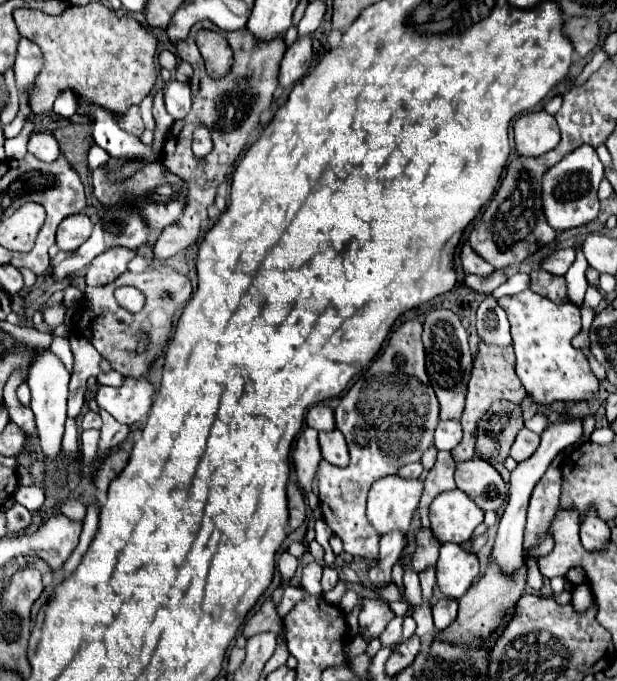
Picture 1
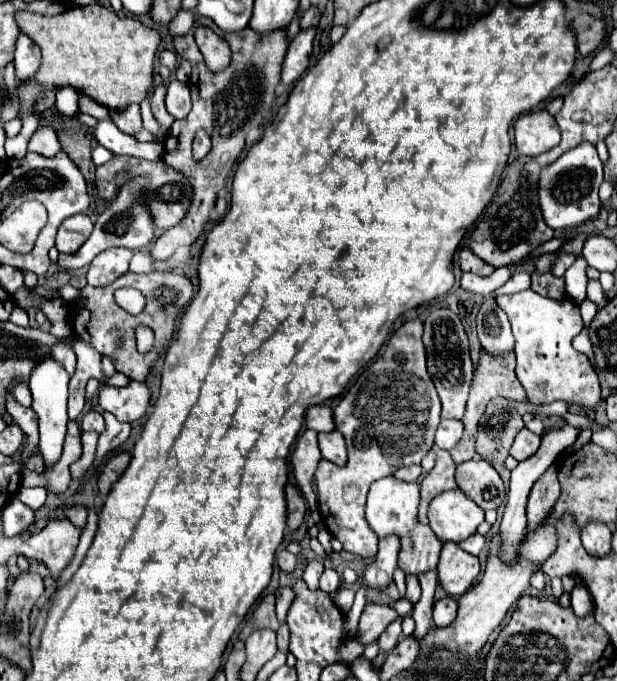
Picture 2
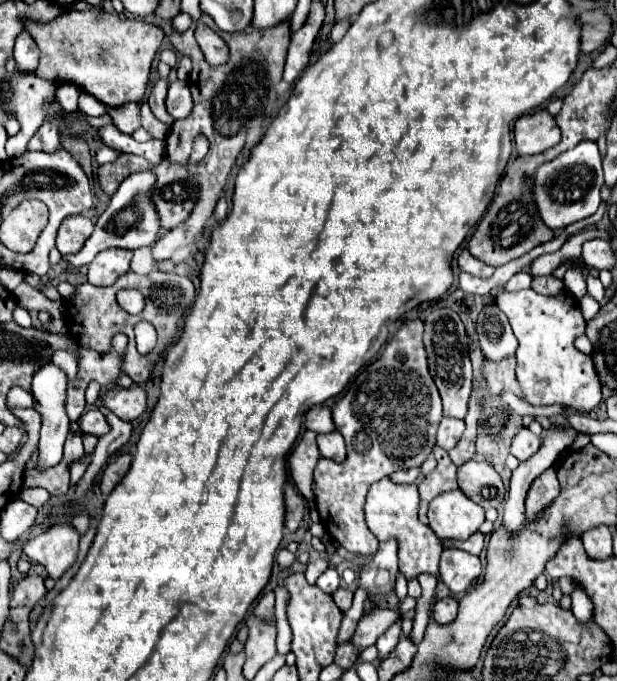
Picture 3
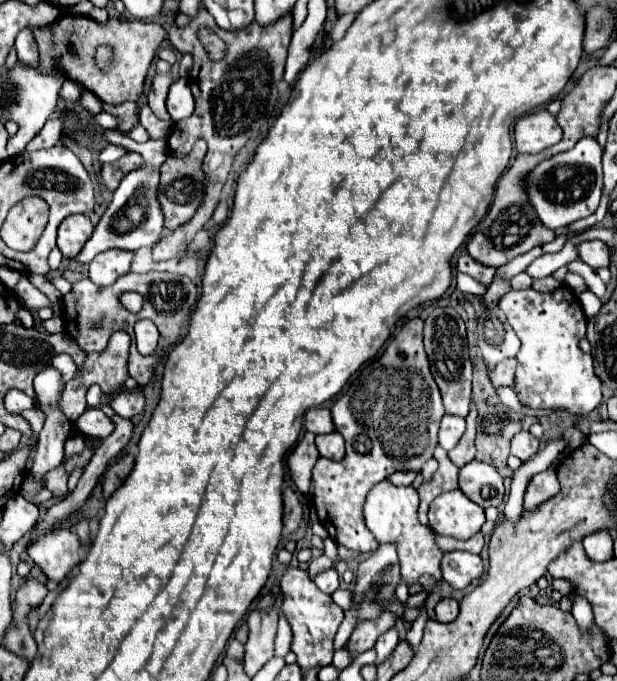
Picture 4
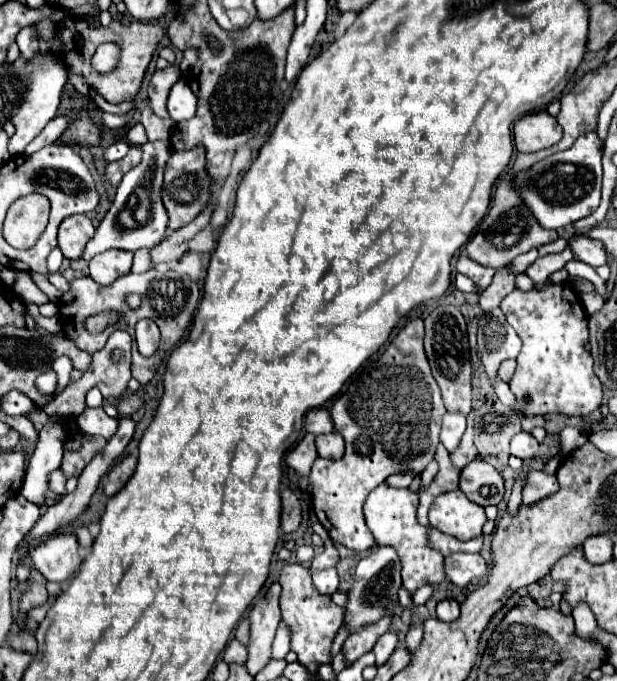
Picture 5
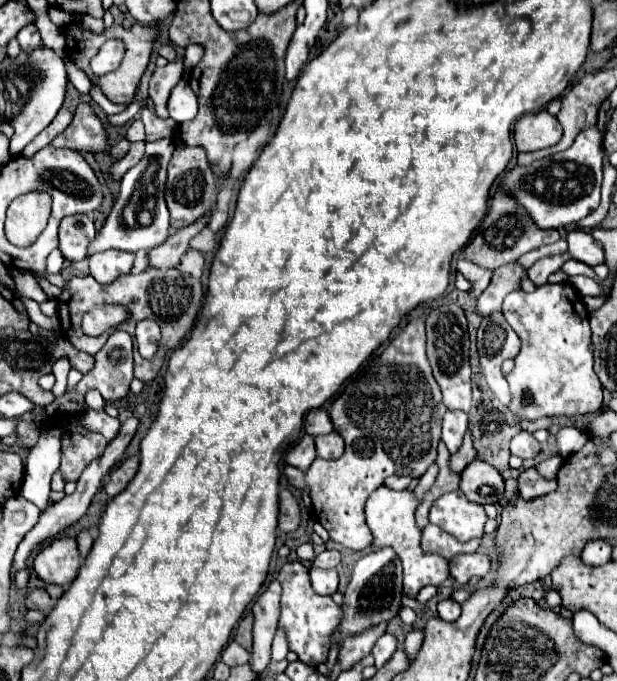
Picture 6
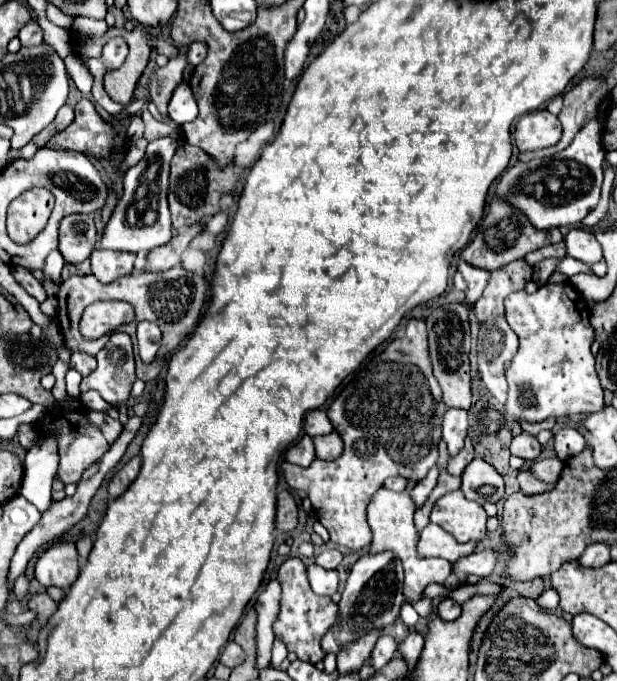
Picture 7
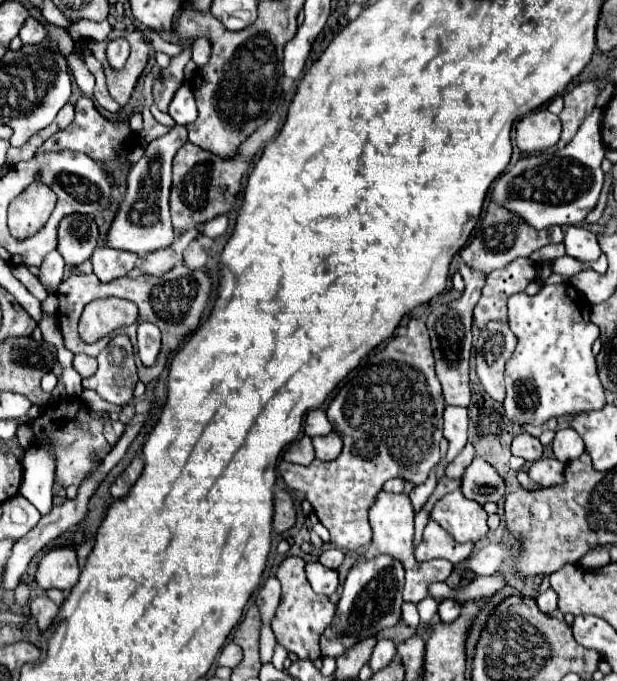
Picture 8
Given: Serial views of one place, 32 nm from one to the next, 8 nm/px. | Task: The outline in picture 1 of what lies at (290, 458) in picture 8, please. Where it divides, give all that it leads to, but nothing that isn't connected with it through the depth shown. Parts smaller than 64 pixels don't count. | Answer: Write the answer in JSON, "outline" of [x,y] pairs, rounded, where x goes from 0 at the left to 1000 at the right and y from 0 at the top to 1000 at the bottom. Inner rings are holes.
{"outline":[[[496,628],[486,643],[480,646],[480,658],[473,664],[473,678],[480,687],[480,699],[483,699],[483,711],[493,722],[493,728],[499,731],[499,743],[509,749],[515,743],[515,731],[506,722],[506,705],[512,696],[512,687],[522,675],[519,658],[515,658],[515,634],[506,628]]]}

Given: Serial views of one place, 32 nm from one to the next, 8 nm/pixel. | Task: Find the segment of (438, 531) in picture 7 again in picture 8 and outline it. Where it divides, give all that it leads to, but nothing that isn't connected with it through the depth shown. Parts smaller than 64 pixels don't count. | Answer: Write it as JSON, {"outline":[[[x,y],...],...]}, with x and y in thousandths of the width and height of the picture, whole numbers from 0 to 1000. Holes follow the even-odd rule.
{"outline":[[[697,761],[686,780],[684,799],[674,805],[674,822],[690,825],[690,822],[707,822],[707,819],[723,819],[733,828],[746,828],[755,822],[765,811],[768,799],[742,799],[726,787],[726,781]]]}

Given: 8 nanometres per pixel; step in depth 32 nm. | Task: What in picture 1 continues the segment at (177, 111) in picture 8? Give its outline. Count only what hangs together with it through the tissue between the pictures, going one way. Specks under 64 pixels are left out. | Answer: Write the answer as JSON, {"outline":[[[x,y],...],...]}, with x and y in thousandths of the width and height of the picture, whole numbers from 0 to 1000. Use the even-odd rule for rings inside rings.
{"outline":[[[276,117],[266,132],[266,147],[269,147],[269,162],[285,173],[298,173],[308,164],[308,126],[295,123],[288,117]]]}

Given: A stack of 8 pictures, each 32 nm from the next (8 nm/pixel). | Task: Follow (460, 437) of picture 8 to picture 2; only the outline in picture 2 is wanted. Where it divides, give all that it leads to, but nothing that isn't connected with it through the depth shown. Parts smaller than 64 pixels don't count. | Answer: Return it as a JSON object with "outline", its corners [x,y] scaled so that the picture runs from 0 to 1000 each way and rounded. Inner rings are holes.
{"outline":[[[716,617],[707,634],[707,655],[716,661],[733,661],[749,640],[752,623],[746,617]]]}

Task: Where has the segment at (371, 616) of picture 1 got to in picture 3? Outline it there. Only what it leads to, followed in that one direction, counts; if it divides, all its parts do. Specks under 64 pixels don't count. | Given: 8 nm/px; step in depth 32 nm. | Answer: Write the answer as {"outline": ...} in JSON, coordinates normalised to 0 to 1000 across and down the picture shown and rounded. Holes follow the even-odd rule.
{"outline":[[[616,893],[616,899],[609,899],[609,905],[590,905],[580,913],[580,922],[571,934],[571,946],[577,954],[593,954],[596,949],[609,946],[613,934],[622,931],[642,910],[645,910],[645,899],[639,896],[622,896]]]}

